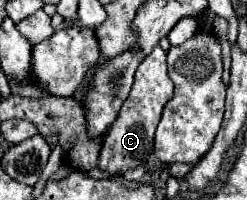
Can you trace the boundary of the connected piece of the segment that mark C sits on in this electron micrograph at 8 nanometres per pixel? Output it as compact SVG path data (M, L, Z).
M155 47L151 55L147 55L135 73L135 83L131 87L129 97L125 99L119 117L109 127L105 135L105 143L101 149L99 167L109 171L111 175L123 175L127 169L147 163L149 155L153 153L153 137L155 127L161 119L163 107L169 103L173 95L173 83L167 75L167 53L161 47Z

